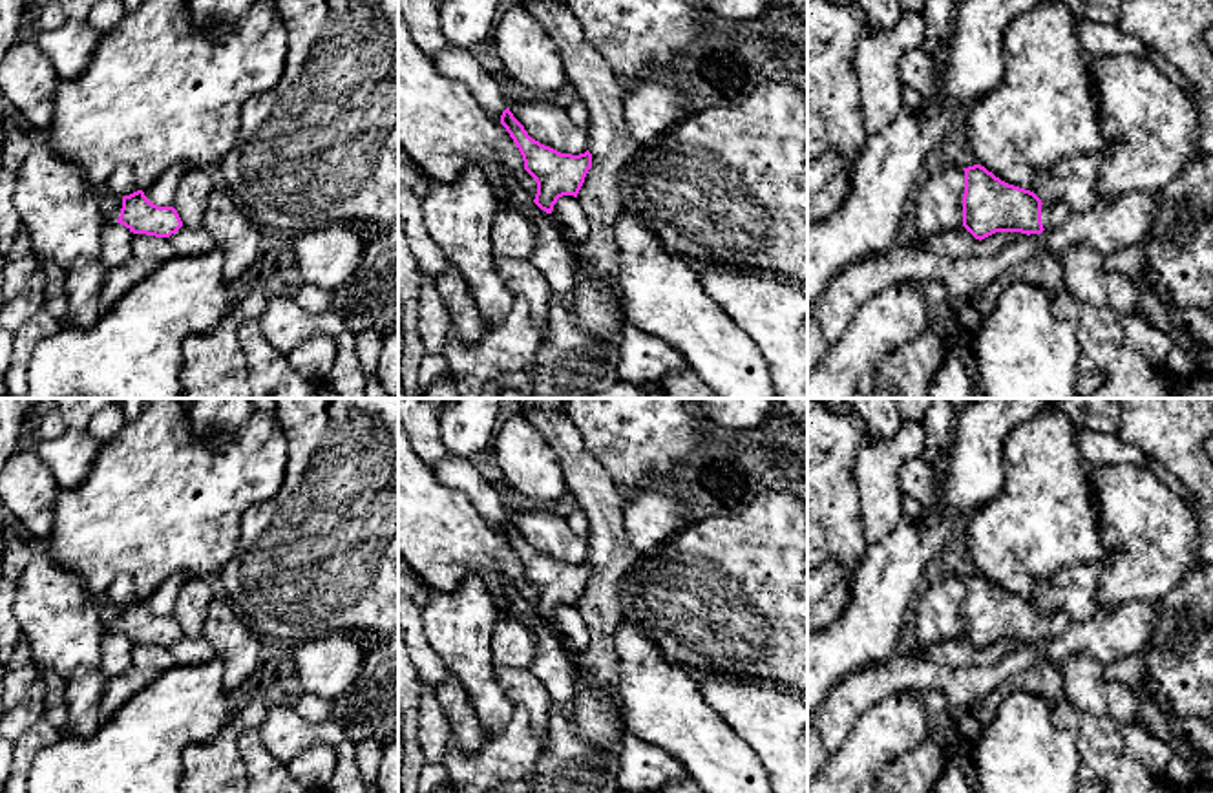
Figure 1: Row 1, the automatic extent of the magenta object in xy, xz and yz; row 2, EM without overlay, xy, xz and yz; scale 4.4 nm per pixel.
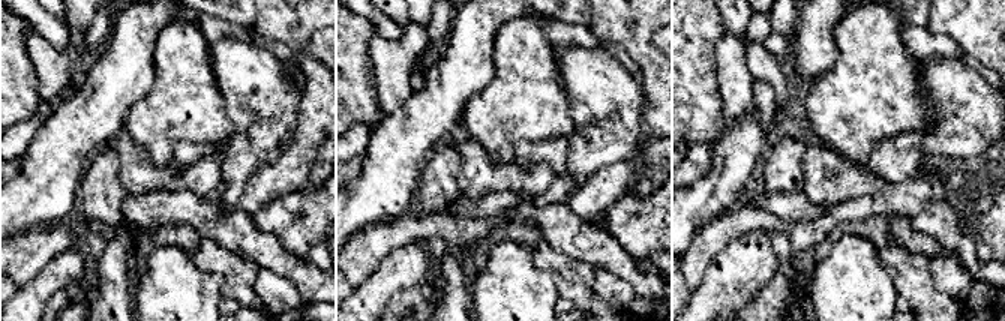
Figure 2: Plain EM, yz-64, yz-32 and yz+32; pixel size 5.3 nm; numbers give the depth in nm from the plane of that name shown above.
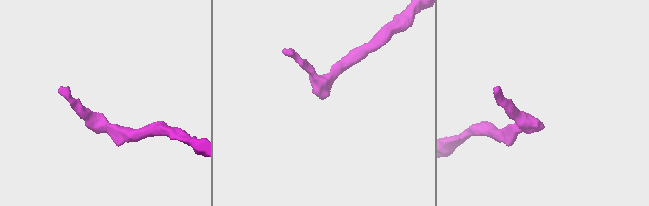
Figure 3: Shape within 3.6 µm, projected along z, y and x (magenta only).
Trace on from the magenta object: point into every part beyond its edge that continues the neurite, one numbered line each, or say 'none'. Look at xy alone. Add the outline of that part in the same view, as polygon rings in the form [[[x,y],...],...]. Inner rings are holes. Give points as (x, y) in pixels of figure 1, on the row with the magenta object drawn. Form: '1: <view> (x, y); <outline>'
1: xy (110, 203); [[[90,185],[90,192],[97,197],[97,203],[106,221],[117,223],[122,208],[122,197],[113,194],[108,185]]]

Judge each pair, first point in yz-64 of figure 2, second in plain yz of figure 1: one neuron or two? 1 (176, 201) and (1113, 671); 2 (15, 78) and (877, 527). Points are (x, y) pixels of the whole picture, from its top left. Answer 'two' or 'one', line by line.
1: two
2: two

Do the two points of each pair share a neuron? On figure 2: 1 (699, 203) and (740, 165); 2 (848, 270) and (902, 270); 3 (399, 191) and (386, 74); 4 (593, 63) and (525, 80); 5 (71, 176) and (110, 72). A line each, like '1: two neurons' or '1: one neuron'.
1: one neuron
2: two neurons
3: two neurons
4: two neurons
5: one neuron

